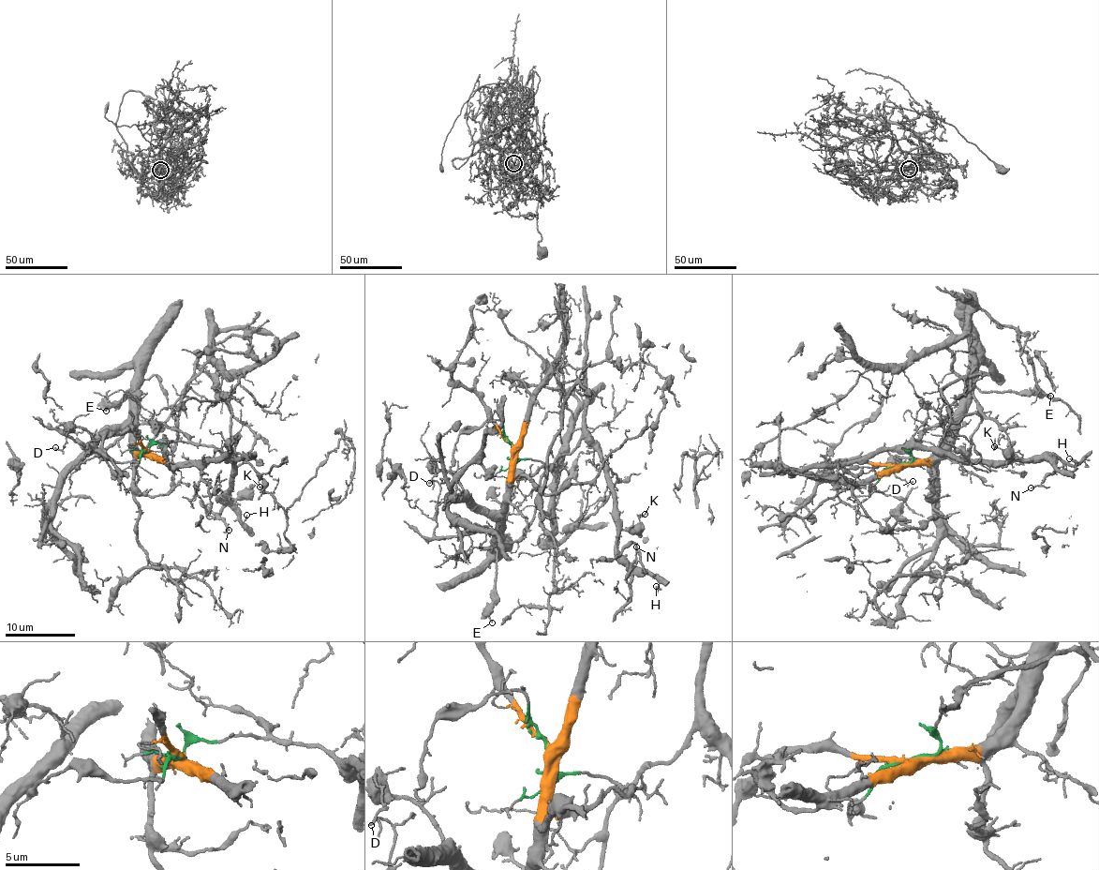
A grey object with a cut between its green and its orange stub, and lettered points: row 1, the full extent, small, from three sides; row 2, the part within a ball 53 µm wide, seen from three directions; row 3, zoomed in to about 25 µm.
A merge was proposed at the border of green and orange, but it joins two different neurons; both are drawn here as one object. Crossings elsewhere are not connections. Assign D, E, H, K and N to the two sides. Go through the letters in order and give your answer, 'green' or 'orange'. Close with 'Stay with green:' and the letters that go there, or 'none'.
D: orange
E: orange
H: green
K: green
N: green
Stay with green: H, K, N

